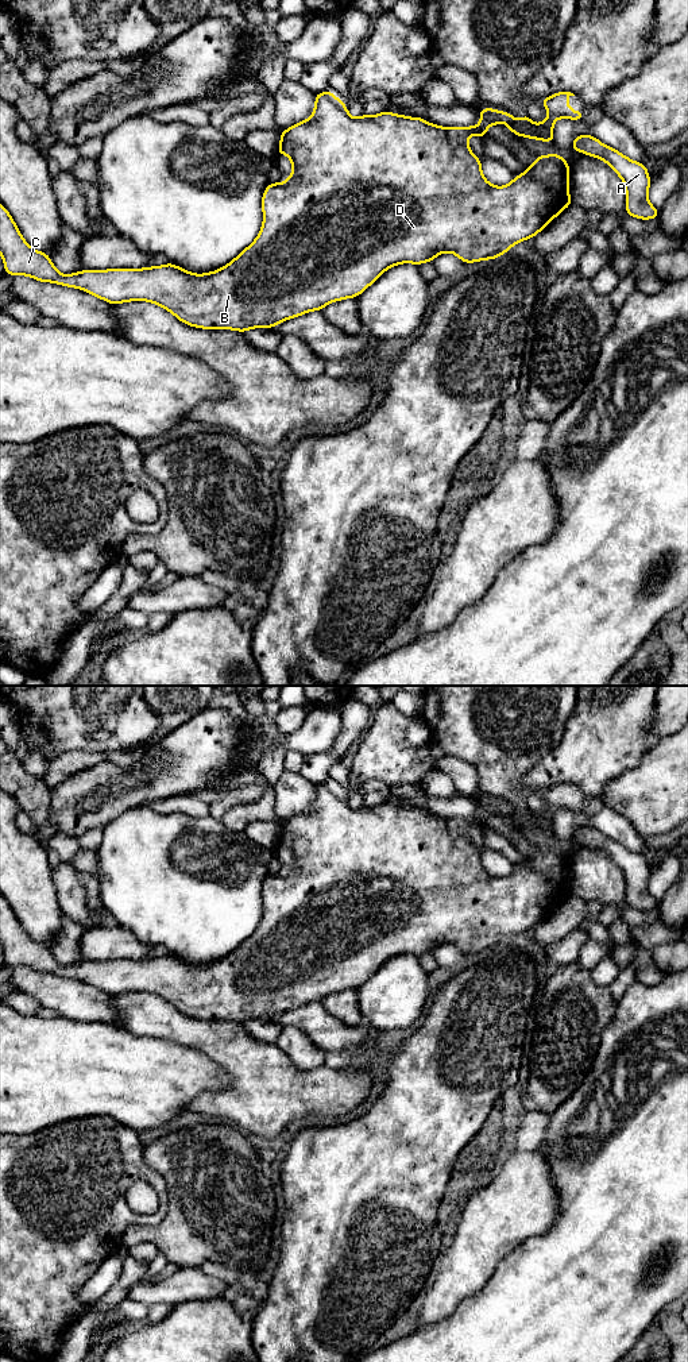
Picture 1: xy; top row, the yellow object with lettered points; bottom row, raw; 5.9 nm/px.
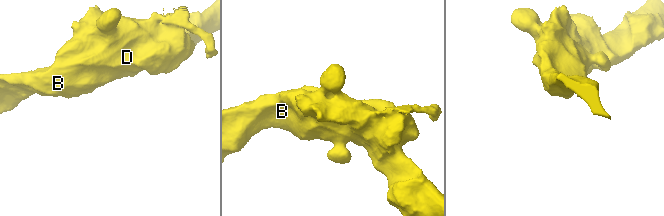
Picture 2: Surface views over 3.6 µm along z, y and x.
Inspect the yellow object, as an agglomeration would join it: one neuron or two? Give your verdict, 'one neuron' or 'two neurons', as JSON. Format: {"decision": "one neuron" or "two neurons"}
{"decision": "two neurons"}

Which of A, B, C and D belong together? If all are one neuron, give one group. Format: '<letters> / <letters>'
A / B C D

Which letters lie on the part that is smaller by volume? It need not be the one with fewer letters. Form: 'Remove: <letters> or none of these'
Remove: A

